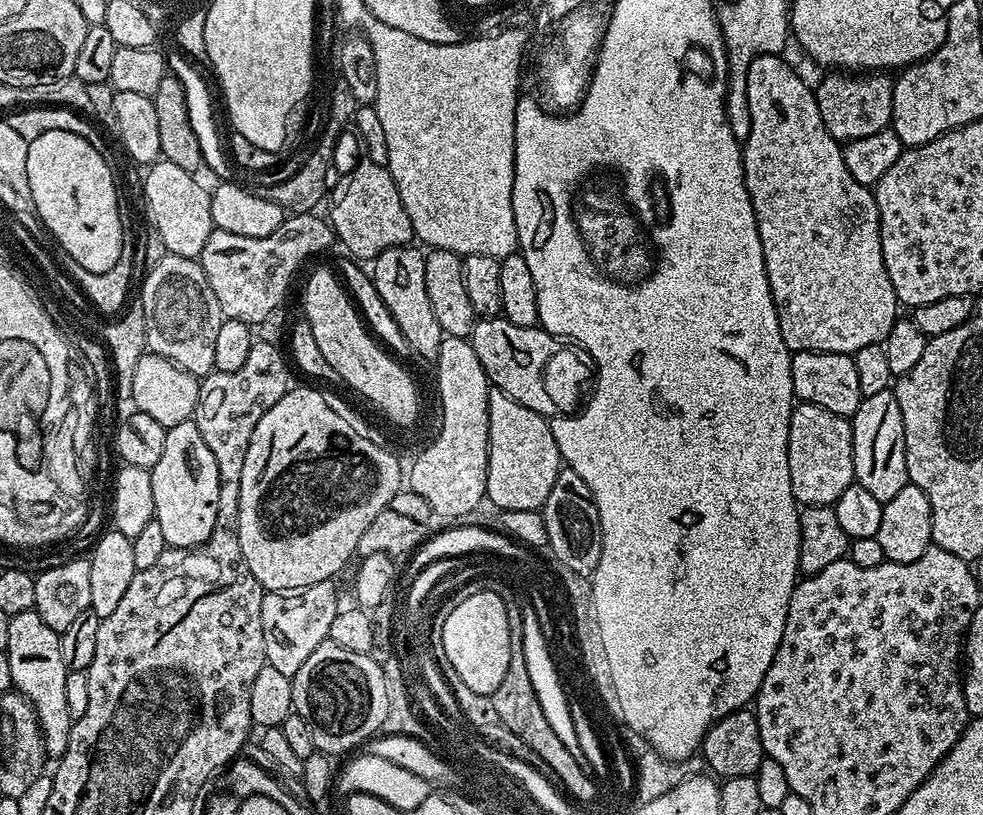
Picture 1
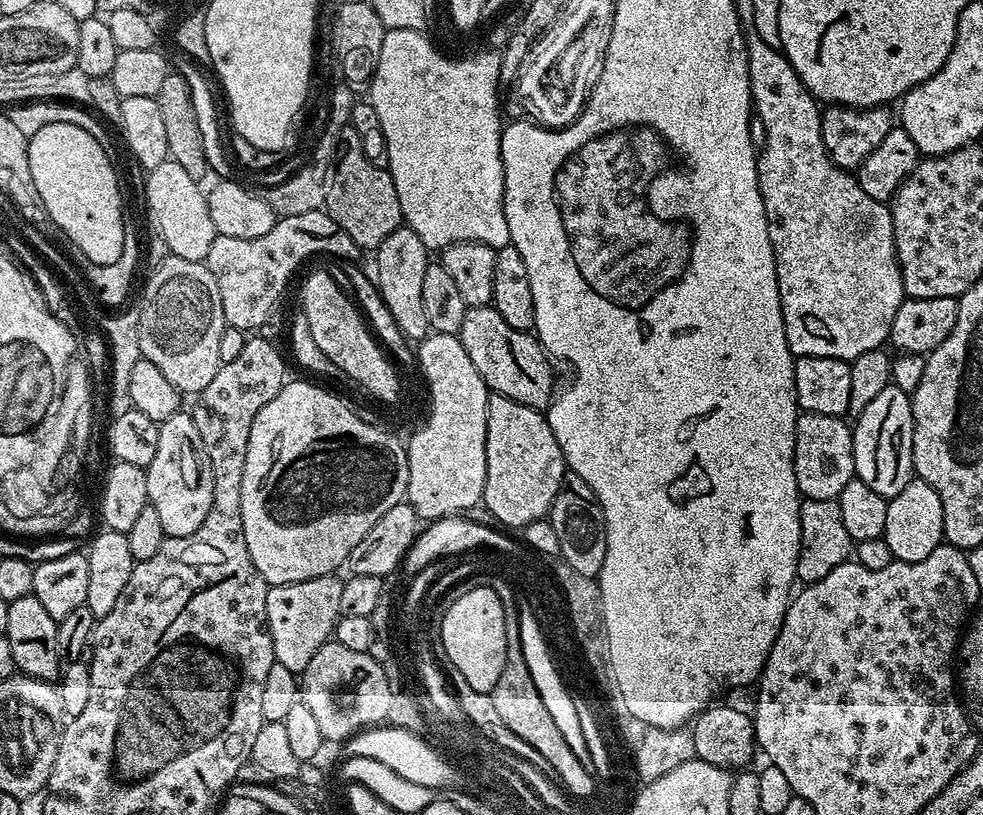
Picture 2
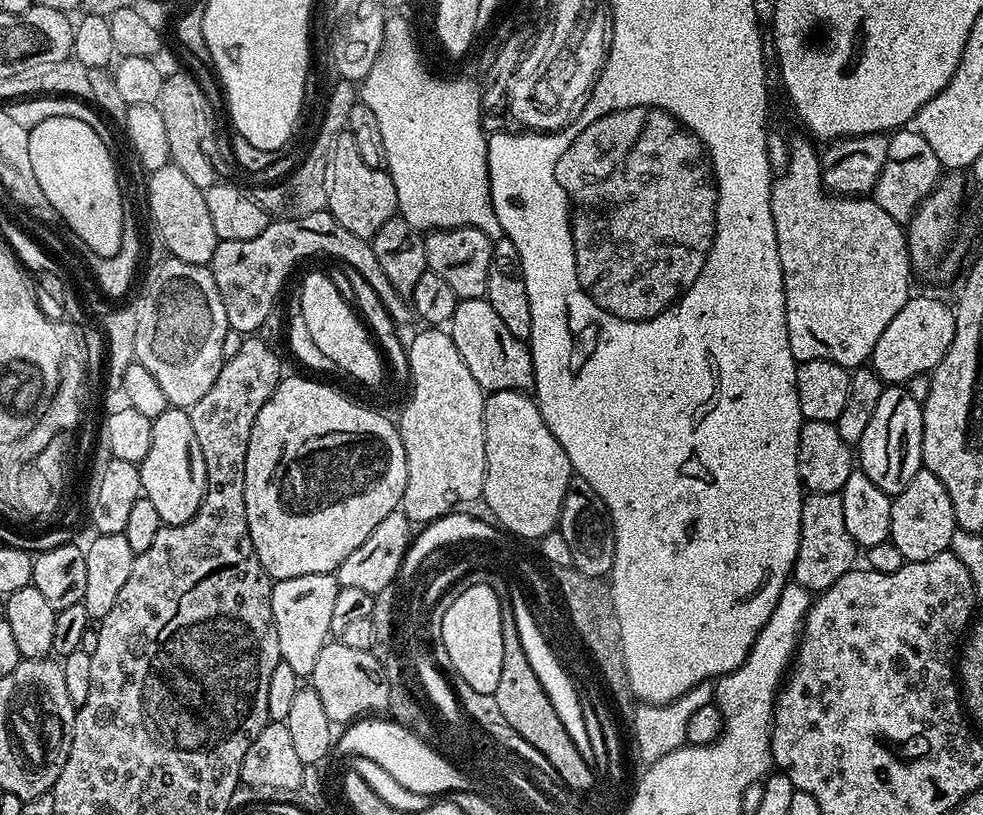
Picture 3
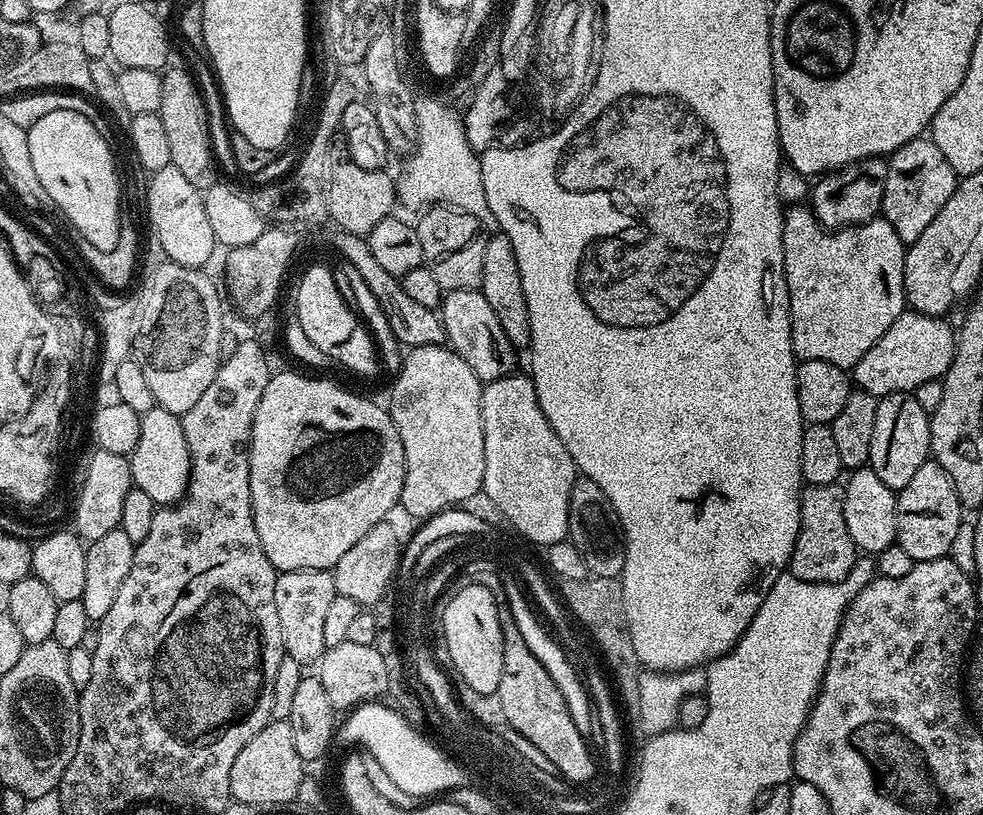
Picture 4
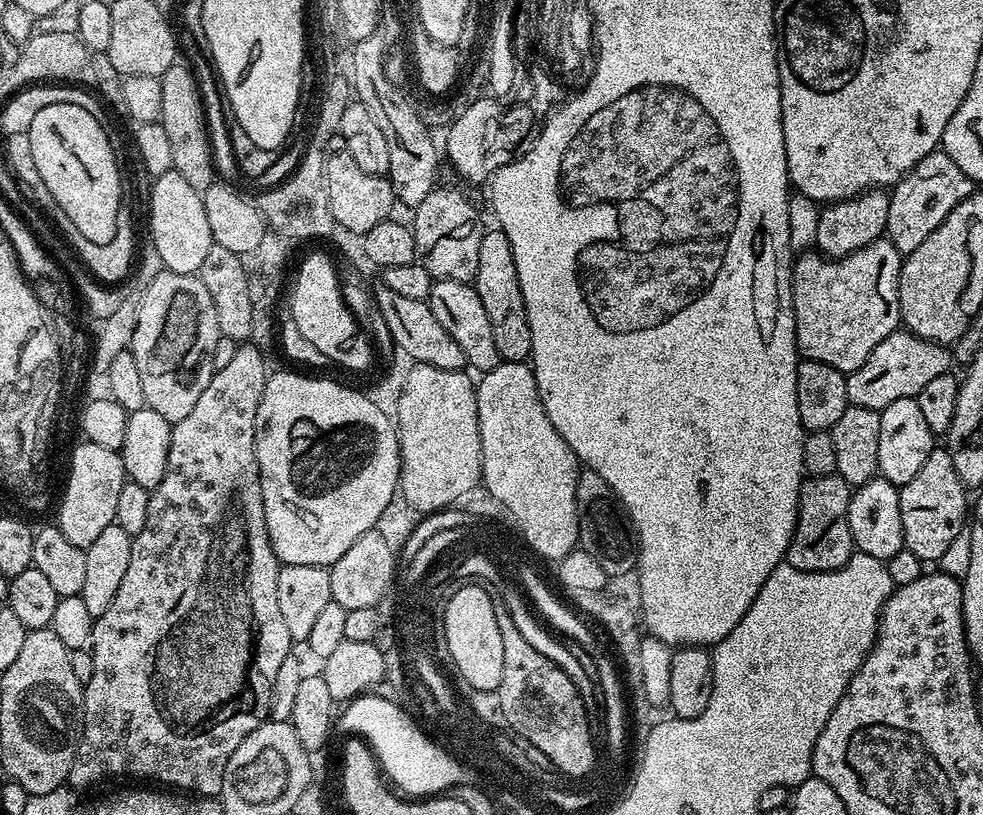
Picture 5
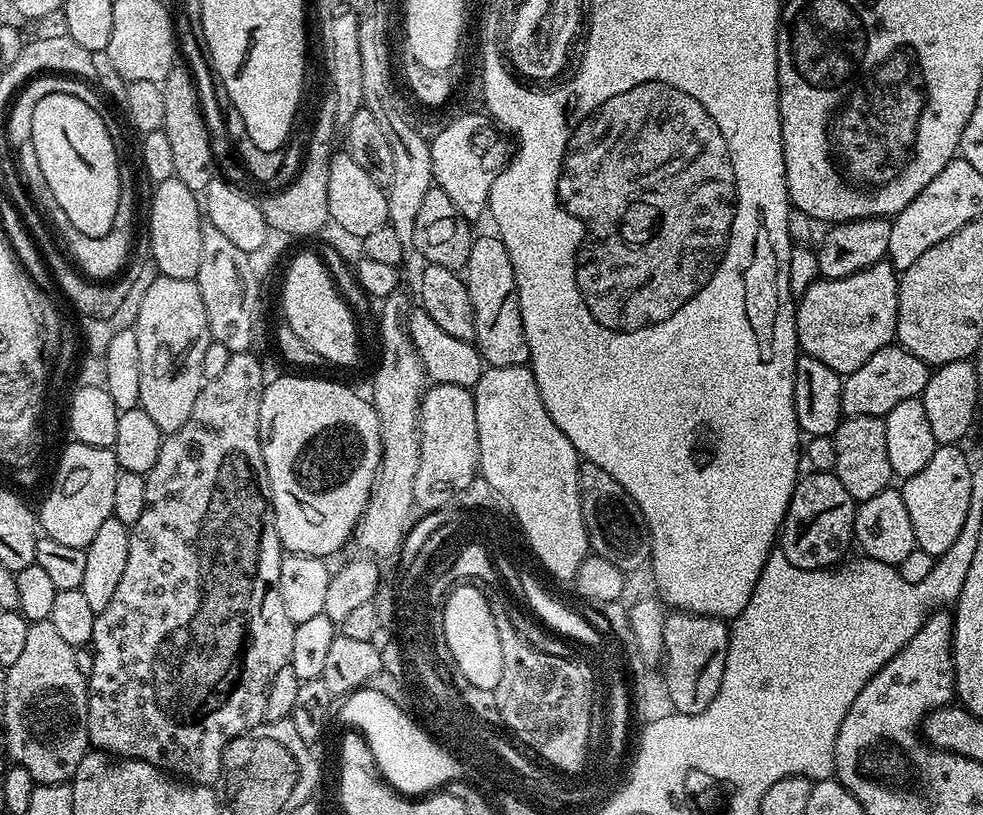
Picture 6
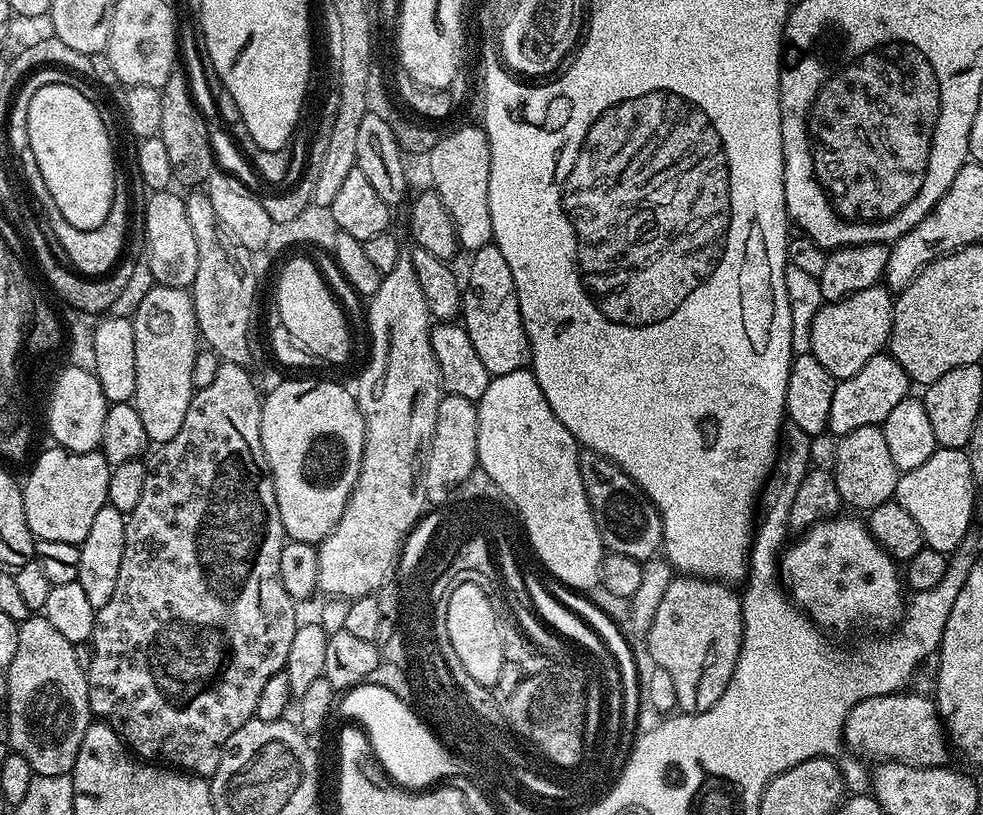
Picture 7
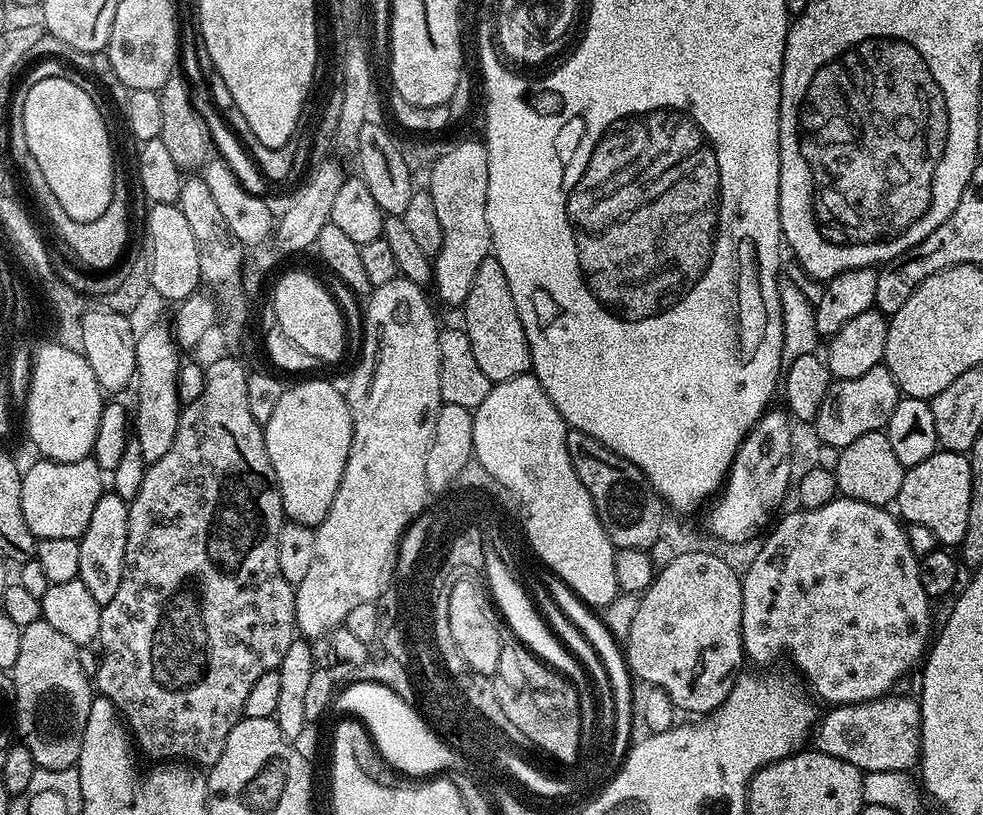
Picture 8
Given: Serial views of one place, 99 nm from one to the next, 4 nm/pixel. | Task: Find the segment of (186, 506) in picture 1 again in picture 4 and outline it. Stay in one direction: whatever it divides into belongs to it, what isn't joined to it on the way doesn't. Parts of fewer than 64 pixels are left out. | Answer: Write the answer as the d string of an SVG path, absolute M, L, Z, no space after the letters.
M154 407L140 418L138 446L134 446L130 457L132 482L143 490L157 506L172 506L179 502L188 489L190 474L190 450L186 446L186 434L182 434L179 416L170 410Z

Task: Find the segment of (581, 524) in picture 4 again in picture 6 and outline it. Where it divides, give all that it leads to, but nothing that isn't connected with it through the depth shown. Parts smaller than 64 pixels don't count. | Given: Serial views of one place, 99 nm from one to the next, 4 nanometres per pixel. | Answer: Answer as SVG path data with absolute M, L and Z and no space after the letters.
M587 462L581 463L580 501L582 502L582 518L586 522L588 547L595 555L606 558L606 562L614 562L614 566L618 566L626 574L638 571L643 564L645 567L651 561L652 539L648 533L648 523L644 521L642 510L634 502L634 498L630 498L630 494L626 494L626 490L618 486L618 482L614 482L614 478L606 474L606 470L602 470L602 466L594 466Z

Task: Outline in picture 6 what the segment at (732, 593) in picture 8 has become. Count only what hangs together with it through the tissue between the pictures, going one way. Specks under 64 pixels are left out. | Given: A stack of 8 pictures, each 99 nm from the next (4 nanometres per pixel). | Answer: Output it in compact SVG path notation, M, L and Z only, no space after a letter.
M673 611L664 617L664 652L662 659L663 680L668 685L668 694L673 709L679 715L698 714L714 702L718 686L722 682L722 670L726 670L729 625L715 616L698 616L694 612Z

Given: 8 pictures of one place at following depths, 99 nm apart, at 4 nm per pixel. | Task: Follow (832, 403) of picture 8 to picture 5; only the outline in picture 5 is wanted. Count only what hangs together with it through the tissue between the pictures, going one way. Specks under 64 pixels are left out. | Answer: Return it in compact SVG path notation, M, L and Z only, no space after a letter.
M907 330L891 332L874 350L870 350L870 358L858 366L858 370L847 373L846 394L849 405L866 406L875 412L882 411L890 402L898 402L898 398L914 398L938 374L949 371L952 356L943 344L935 344L926 338L918 338Z

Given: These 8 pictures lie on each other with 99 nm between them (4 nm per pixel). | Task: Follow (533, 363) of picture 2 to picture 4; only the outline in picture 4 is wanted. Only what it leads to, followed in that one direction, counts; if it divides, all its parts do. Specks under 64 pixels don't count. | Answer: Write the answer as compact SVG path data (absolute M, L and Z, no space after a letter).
M471 288L445 292L438 315L444 324L444 335L452 351L460 355L462 362L466 362L466 366L470 366L470 370L474 370L474 374L482 382L510 376L517 371L518 350L510 342L510 338L506 338L490 302L486 302L479 290Z

